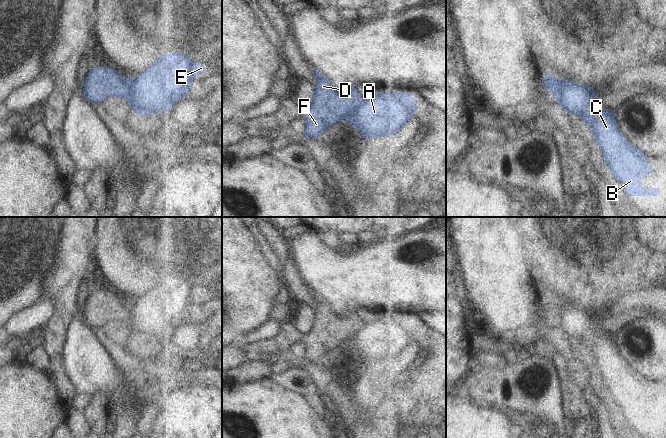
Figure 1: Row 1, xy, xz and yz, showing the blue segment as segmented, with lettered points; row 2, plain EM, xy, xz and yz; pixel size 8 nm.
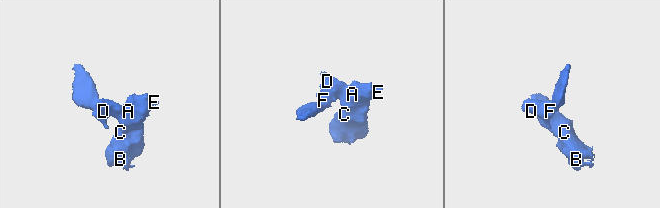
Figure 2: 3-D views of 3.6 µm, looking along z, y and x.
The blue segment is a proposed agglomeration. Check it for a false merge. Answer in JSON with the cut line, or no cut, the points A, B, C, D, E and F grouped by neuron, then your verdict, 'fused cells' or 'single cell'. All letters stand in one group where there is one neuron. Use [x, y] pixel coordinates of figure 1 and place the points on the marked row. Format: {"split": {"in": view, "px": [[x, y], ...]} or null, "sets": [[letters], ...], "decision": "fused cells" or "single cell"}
{"split": {"in": "xz", "px": [[361, 96], [358, 106], [348, 116]]}, "sets": [["A", "B", "C", "E"], ["D", "F"]], "decision": "fused cells"}

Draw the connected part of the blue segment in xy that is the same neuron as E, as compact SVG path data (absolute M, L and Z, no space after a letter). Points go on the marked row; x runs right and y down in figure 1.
M186 52L161 57L132 80L127 101L137 117L171 112L175 103L190 92L199 74L206 74L205 64L190 60Z

